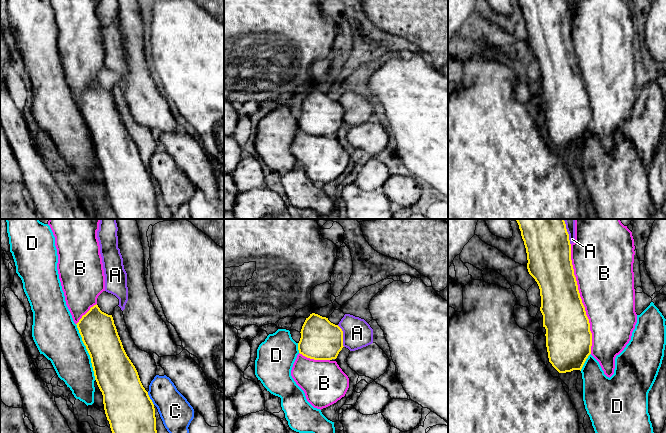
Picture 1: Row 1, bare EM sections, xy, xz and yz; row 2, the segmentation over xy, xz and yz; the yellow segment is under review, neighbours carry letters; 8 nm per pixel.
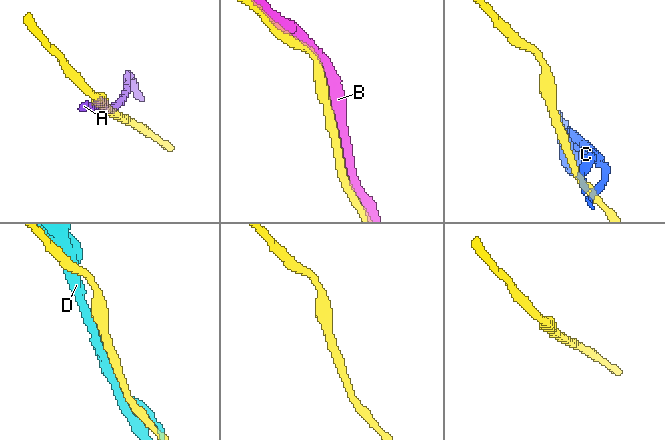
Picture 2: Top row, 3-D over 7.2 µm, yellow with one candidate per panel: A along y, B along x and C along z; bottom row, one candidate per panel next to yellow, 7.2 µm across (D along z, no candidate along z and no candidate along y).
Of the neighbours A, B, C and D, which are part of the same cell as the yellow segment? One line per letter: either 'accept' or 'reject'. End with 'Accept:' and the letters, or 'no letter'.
A: reject
B: accept
C: reject
D: reject
Accept: B

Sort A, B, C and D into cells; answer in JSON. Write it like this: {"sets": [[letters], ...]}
{"sets": [["A"], ["B"], ["C"], ["D"]]}

